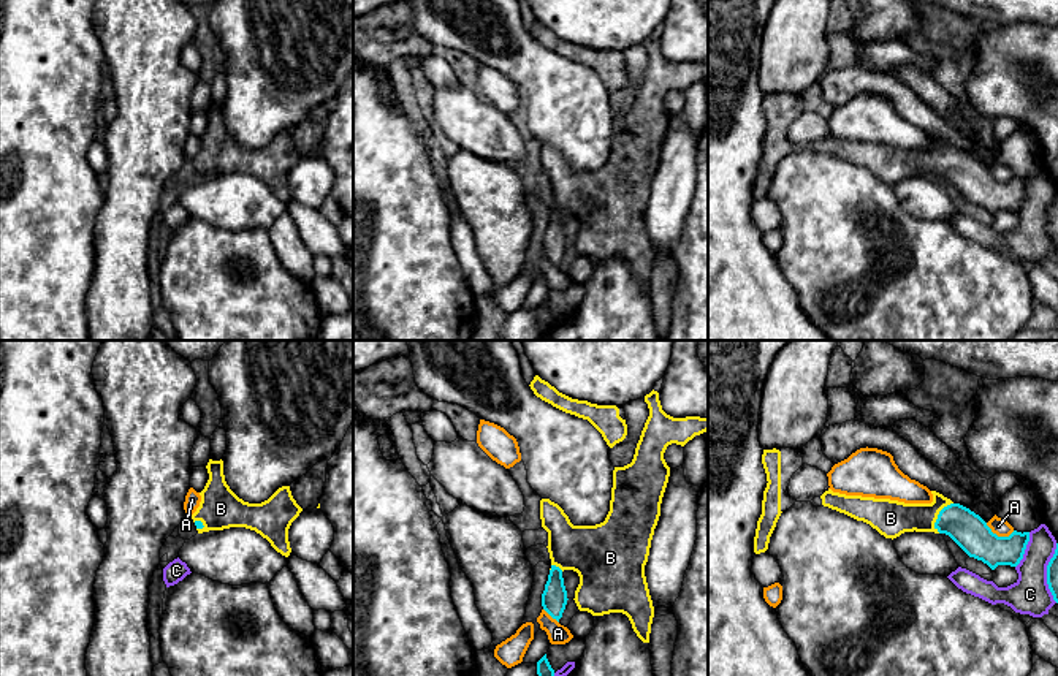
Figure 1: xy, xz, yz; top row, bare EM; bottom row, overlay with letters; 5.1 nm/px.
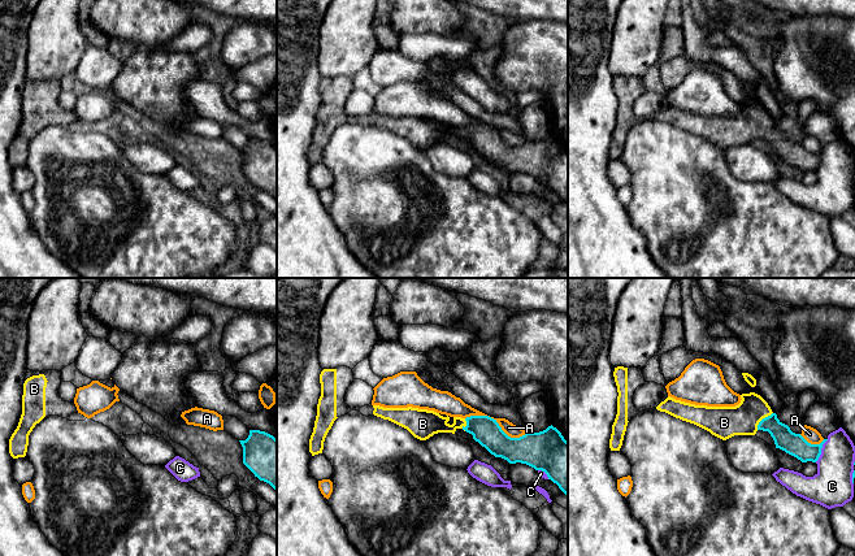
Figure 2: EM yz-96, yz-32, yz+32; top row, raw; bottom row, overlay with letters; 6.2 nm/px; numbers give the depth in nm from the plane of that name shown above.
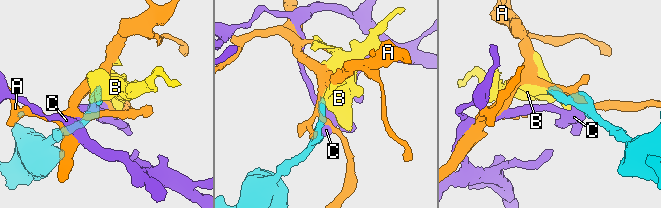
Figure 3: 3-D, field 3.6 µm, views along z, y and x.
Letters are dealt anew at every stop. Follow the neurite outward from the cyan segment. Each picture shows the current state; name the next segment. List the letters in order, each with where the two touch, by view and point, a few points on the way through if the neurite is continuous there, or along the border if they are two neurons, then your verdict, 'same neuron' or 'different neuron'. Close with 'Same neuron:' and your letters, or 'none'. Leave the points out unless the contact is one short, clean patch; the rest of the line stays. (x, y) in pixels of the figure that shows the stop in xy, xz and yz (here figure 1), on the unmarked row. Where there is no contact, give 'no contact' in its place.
A: meets cyan in yz at (1000, 182); different neuron
B: meets cyan in yz at (938, 162); runs through yz (965, 173), (951, 163), (938, 162), (890, 163); same neuron
C: meets cyan in yz at (1025, 193); border along yz (1030, 178), (1025, 198), (1016, 212); different neuron
Same neuron: B

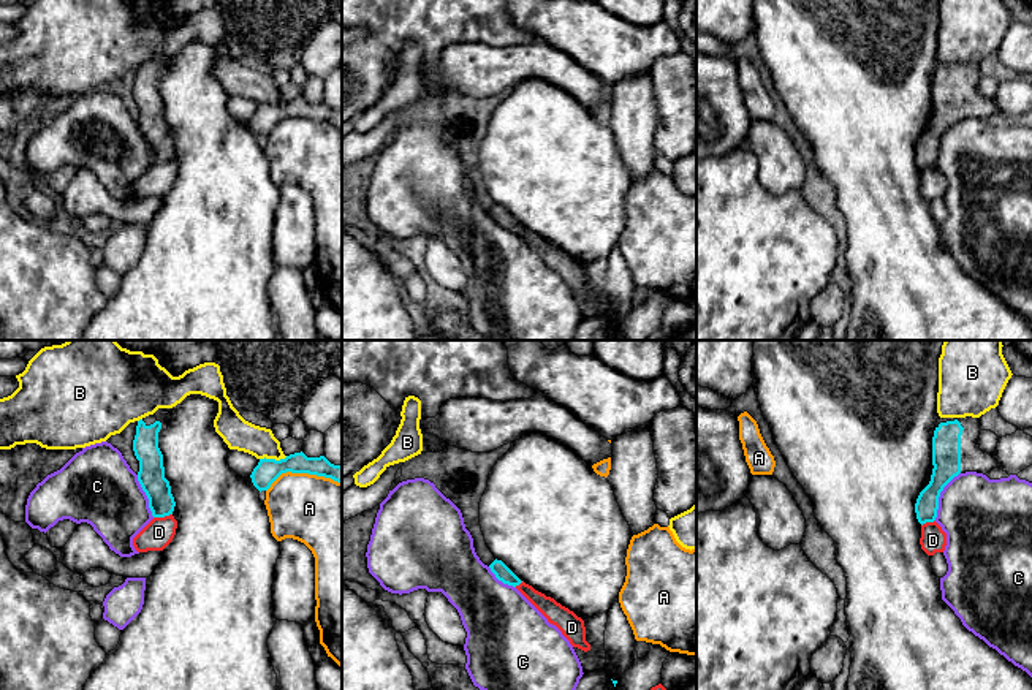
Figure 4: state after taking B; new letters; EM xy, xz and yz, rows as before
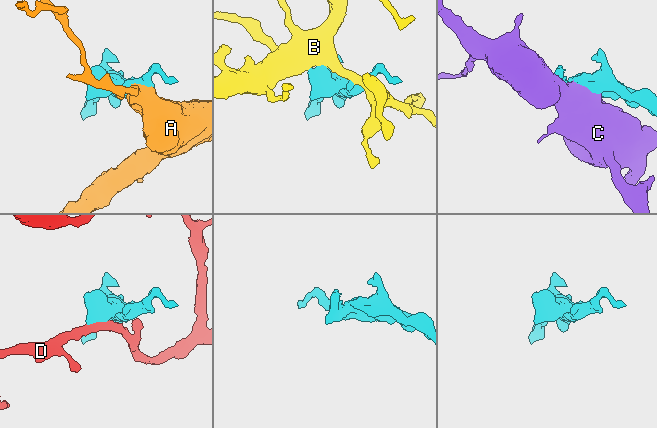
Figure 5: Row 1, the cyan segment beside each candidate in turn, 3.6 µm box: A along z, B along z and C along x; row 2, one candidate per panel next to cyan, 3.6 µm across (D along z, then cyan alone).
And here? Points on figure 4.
A: meets cyan in xy at (303, 117); different neuron
B: meets cyan in xy at (273, 105); different neuron
C: meets cyan in yz at (939, 141); different neuron
D: meets cyan in xy at (162, 162); border along xy (171, 159), (154, 163); different neuron
Same neuron: none

